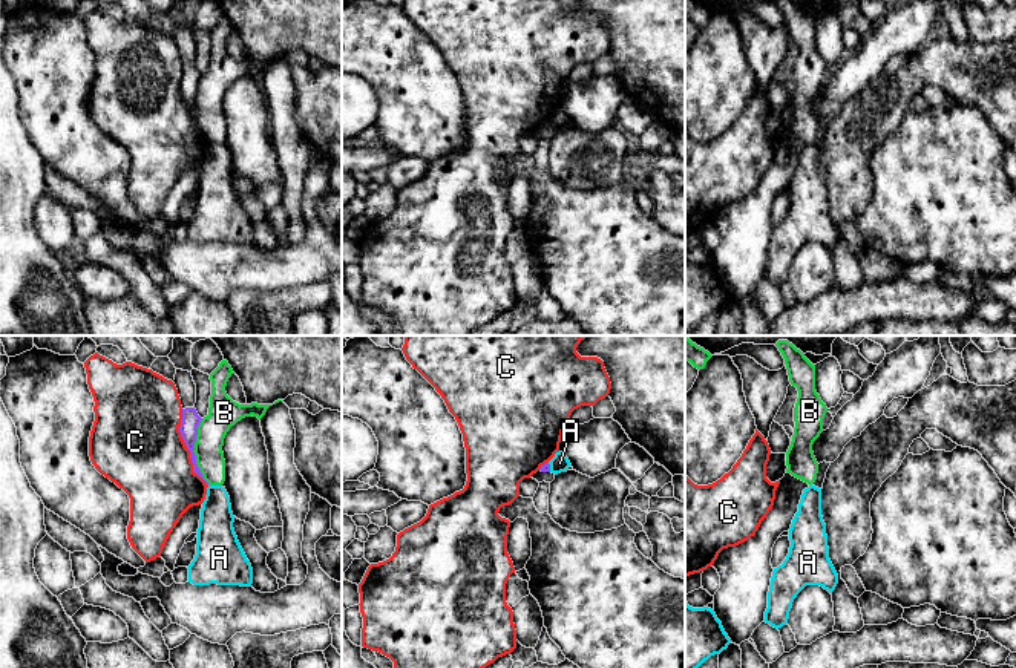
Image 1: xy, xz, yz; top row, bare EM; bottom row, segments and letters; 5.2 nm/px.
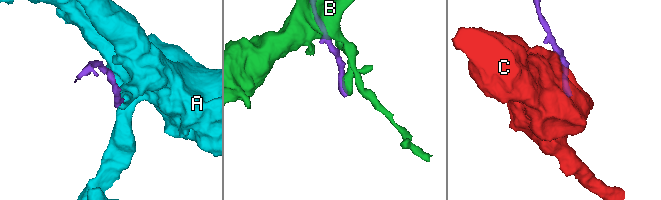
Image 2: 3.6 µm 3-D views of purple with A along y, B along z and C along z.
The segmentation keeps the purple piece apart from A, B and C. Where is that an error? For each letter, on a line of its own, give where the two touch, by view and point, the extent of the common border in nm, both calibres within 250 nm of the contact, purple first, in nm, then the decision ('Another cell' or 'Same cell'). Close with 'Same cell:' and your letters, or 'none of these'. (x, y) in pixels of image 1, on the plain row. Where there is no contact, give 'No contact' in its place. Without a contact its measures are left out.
A: Touches purple at xz (549, 124). Shared border 50 nm. Thickness 50 nm (purple) against 100 nm. Another cell
B: Touches purple at xy (193, 109). Shared border 360 nm. Thickness 100 nm (purple) against 150 nm. Another cell
C: Touches purple at xy (187, 104). Shared border 440 nm. Thickness 100 nm (purple) against 460 nm. Another cell
Same cell: none of these

